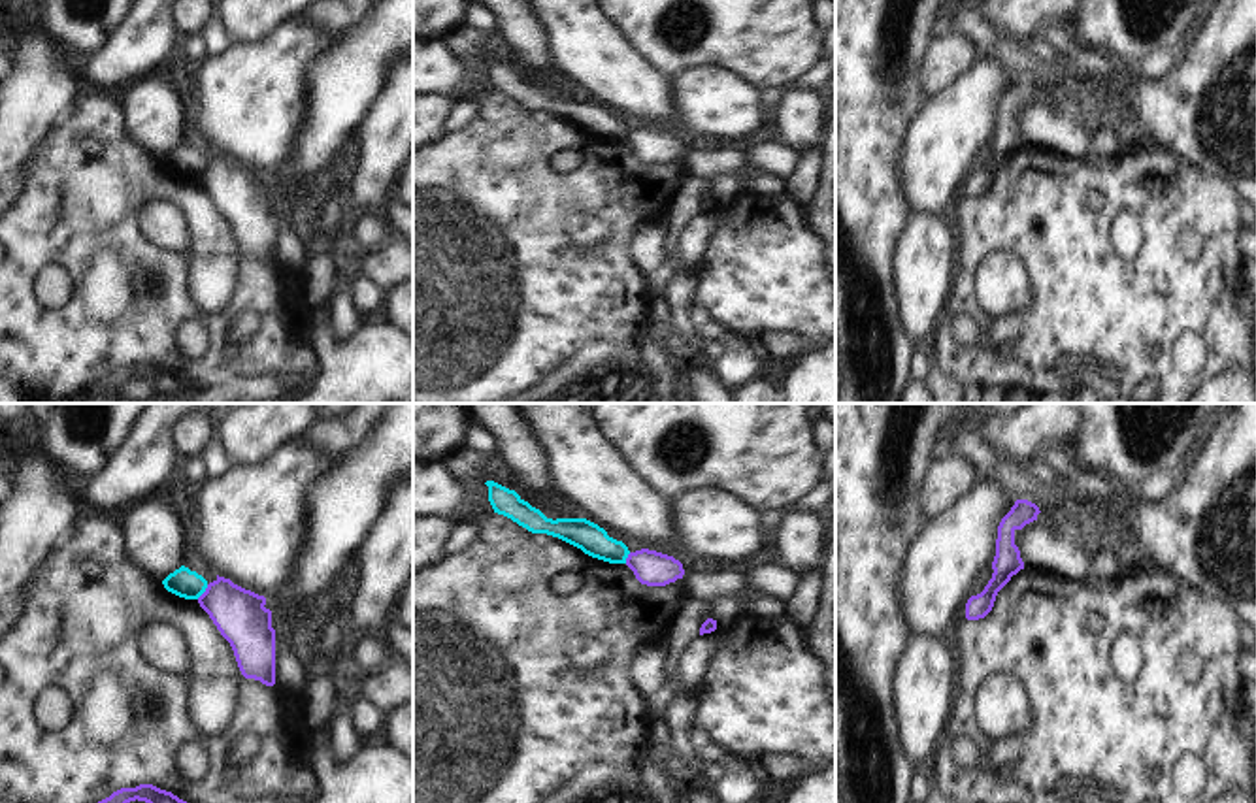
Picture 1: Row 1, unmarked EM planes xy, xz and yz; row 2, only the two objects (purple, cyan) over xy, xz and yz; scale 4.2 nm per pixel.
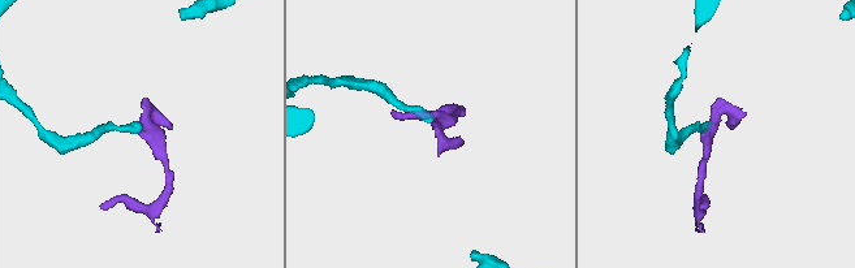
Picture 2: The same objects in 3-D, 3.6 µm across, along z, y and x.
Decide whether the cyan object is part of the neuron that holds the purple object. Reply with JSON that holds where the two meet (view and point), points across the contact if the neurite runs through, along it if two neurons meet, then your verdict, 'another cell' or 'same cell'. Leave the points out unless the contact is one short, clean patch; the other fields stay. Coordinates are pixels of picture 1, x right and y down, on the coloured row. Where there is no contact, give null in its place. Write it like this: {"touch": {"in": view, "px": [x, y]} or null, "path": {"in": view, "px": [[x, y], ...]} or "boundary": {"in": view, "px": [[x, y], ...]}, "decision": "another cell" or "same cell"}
{"touch": {"in": "xy", "px": [204, 592]}, "boundary": {"in": "xy", "px": [[208, 585], [197, 598]]}, "decision": "another cell"}

